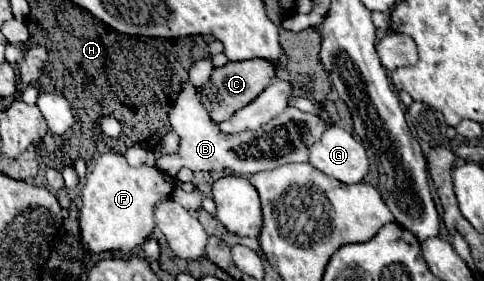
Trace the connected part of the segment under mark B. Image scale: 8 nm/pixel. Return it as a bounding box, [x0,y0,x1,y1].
[157,86,327,176]

